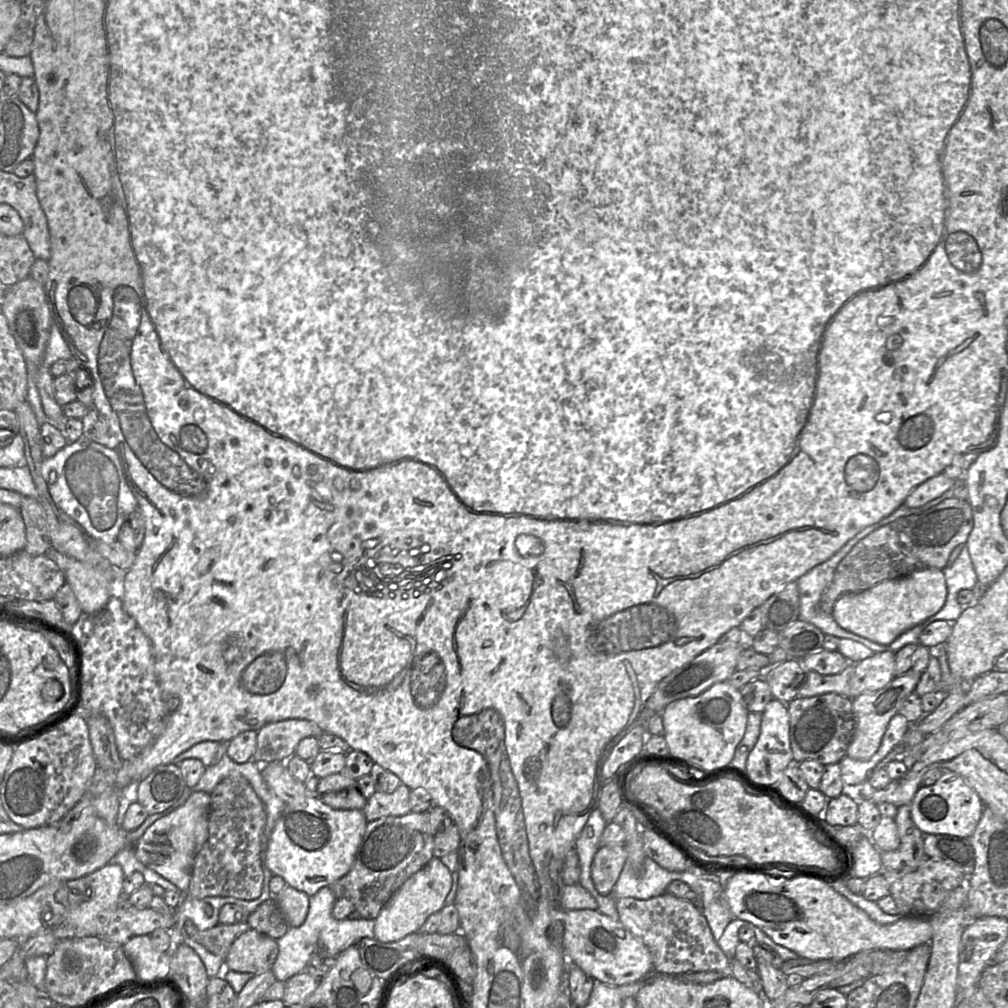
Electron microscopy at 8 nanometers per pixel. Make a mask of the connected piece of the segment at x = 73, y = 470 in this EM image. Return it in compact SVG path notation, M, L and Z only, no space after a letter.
M83 435L77 441L68 443L54 456L44 458L41 474L56 505L77 522L93 541L116 541L123 523L138 507L137 499L126 480L116 449L109 449Z

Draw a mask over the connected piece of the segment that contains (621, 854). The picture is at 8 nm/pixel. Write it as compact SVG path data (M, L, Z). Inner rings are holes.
M624 844L601 846L591 865L591 877L601 895L612 896L612 890L627 860Z

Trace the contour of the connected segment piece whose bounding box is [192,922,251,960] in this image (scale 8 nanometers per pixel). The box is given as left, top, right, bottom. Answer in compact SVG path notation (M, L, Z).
M247 922L228 925L219 923L211 929L194 934L192 938L225 960L233 942L249 929Z

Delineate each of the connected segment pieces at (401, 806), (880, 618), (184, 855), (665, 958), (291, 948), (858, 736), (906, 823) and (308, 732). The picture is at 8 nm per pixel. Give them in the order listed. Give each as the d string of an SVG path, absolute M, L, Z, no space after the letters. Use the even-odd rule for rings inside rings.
M404 783L392 793L376 791L363 809L368 822L387 816L404 816L411 812L409 795L411 789Z
M916 570L907 576L882 581L862 592L842 595L831 615L843 629L872 642L889 645L898 636L936 614L947 599L947 585L942 570Z
M193 792L186 802L170 814L155 821L136 842L135 856L146 867L157 872L187 893L196 854L209 837L210 793Z
M664 893L647 900L623 897L616 900L616 907L619 921L650 951L658 974L719 971L732 976L731 960L715 941L697 903Z
M330 887L321 888L310 897L309 909L304 923L299 927L289 927L285 935L276 940L279 952L271 970L278 981L286 982L294 975L304 971L309 965L312 955L318 950L325 951L327 956L337 957L350 946L357 945L363 938L376 939L375 920L335 919L332 916L332 909L336 900L337 898Z
M909 671L895 678L885 687L874 692L863 693L855 697L853 712L855 716L855 728L852 741L846 755L855 760L869 760L879 749L883 736L890 720L899 713L904 700L913 692L920 680L921 674Z
M911 803L899 806L894 820L897 824L900 844L896 850L881 852L883 870L913 871L928 857L924 851L924 834L911 817Z
M286 719L264 725L257 732L253 760L258 763L285 763L295 754L298 743L306 737L318 737L323 731L307 719Z

